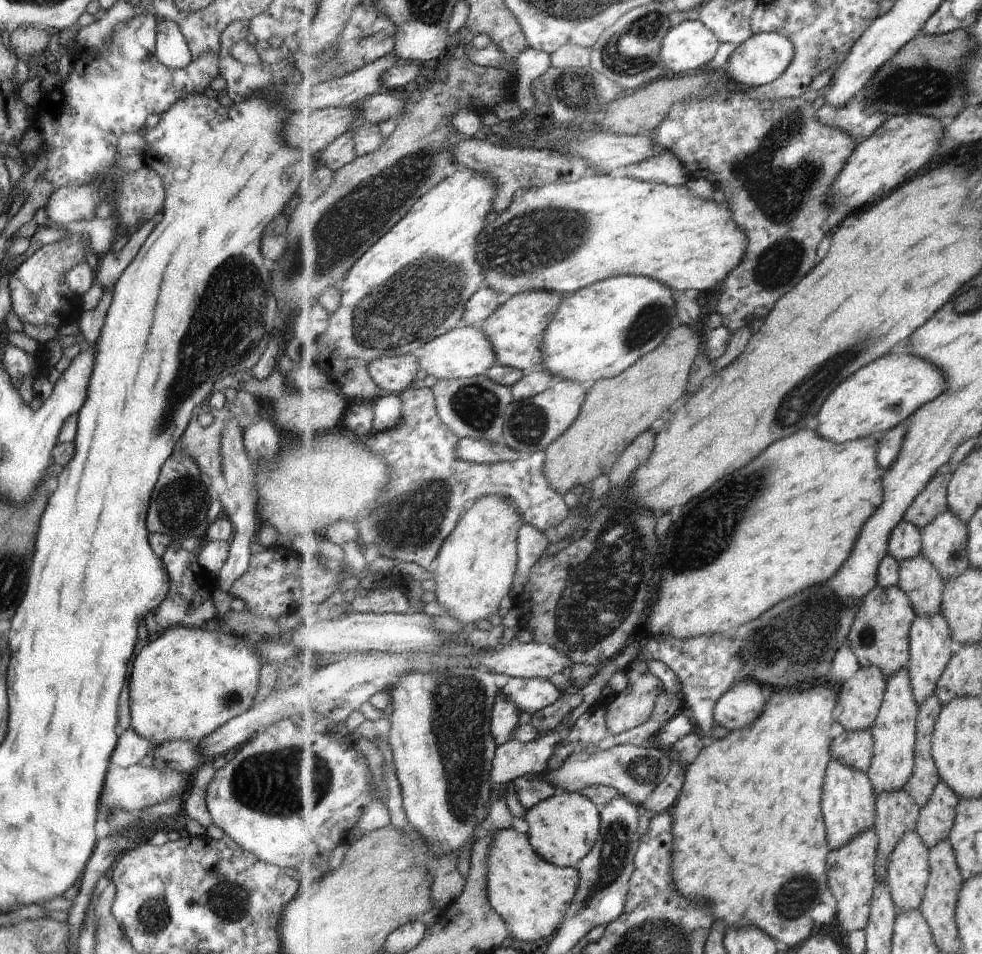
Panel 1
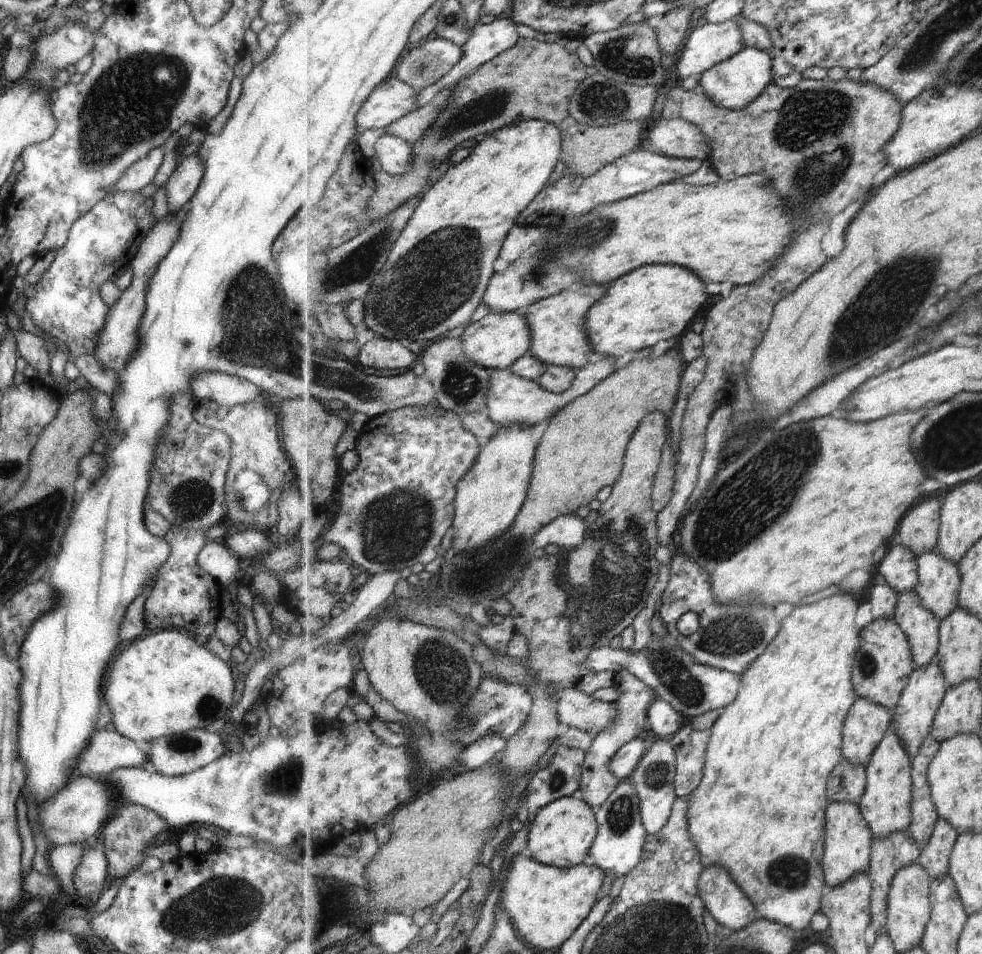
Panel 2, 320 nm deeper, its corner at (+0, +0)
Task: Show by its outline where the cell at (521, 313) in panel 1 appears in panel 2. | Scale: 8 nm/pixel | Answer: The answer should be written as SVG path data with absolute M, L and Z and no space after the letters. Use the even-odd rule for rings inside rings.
M581 284L581 286L561 291L559 294L540 300L523 310L532 328L532 348L527 355L514 362L509 368L516 375L536 381L548 365L582 369L594 359L595 352L588 335L588 312L607 293L603 285Z

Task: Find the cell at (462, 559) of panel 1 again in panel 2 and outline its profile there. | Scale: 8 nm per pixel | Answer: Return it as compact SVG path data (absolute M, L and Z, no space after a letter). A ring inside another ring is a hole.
M531 425L500 427L499 432L489 442L483 443L476 463L456 486L456 516L453 526L455 534L453 534L452 542L452 548L455 552L475 550L480 546L488 545L493 540L497 541L516 521L517 515L528 497L534 461L536 460L535 454L539 448L539 442L531 436L533 434L531 428Z

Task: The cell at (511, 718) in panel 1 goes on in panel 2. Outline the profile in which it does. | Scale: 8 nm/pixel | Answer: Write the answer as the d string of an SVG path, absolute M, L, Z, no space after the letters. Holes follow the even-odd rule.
M489 735L468 746L458 756L457 763L464 764L469 771L480 769L484 764L491 763L501 750L505 750L507 743L508 741L500 736Z

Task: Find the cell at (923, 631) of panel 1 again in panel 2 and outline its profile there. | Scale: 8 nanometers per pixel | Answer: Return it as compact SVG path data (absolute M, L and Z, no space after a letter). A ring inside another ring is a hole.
M937 659L931 665L916 666L916 670L910 676L907 688L901 695L899 704L893 710L896 733L912 760L920 753L921 745L932 732L937 713L944 702L944 696L948 693L948 687L948 682L945 680L944 672Z

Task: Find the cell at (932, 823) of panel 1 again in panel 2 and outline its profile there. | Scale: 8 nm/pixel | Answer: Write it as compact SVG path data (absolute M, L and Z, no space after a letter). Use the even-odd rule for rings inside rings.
M944 818L936 822L936 829L927 846L921 848L917 863L924 867L932 880L950 874L953 849L960 835L957 829Z

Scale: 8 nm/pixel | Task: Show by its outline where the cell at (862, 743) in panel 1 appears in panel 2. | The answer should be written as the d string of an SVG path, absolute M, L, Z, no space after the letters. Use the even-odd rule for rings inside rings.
M844 758L829 777L828 801L858 805L865 794L867 783L866 767L854 765Z

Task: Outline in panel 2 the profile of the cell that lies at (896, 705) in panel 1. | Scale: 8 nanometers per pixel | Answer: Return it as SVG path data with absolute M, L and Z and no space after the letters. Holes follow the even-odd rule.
M895 726L890 727L872 760L865 767L868 783L858 806L873 831L874 840L907 831L912 825L912 758L900 741Z

